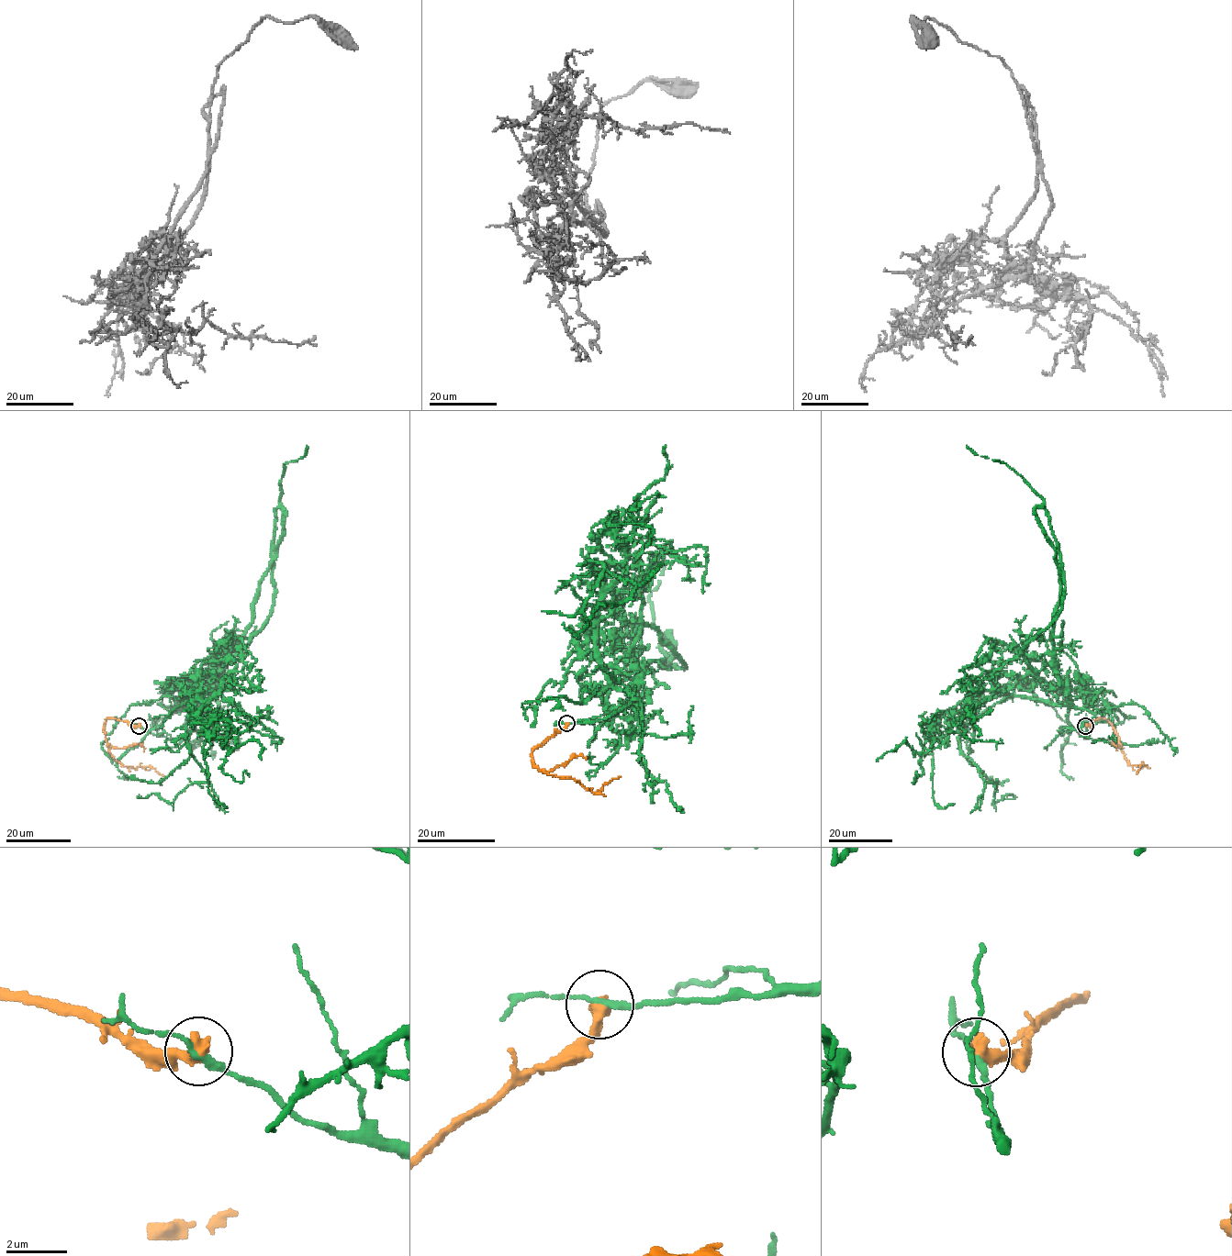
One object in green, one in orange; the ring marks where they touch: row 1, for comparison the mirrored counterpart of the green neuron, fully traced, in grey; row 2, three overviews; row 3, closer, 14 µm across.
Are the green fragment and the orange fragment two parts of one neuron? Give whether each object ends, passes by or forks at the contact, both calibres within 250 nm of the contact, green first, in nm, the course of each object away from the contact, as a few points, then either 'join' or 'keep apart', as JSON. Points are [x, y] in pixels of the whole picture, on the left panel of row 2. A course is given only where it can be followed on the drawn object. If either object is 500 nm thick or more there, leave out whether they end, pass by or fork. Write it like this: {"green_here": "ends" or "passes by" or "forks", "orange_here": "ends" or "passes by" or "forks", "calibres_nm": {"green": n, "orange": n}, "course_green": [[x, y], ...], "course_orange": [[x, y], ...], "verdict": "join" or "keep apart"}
{"calibres_nm": {"green": 200, "orange": 500}, "course_green": [[139, 726], [170, 739], [203, 729], [198, 709], [252, 620], [282, 531], [285, 464], [304, 456], [306, 445]], "course_orange": [[139, 726], [107, 717], [104, 731], [109, 752], [122, 765], [134, 769], [150, 766], [163, 775]], "verdict": "keep apart"}

